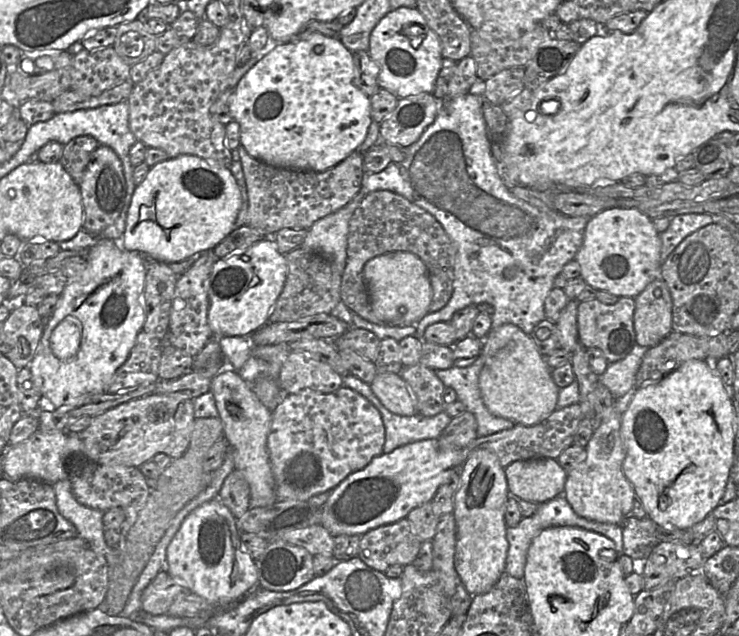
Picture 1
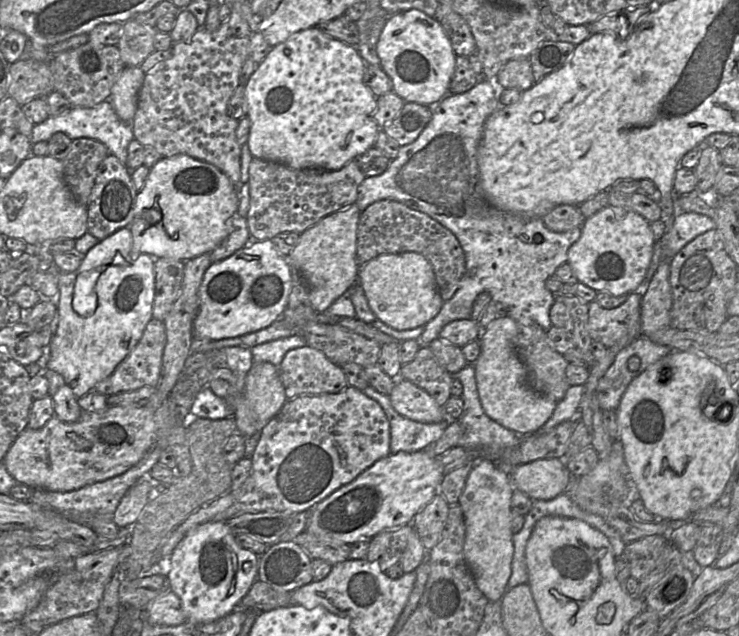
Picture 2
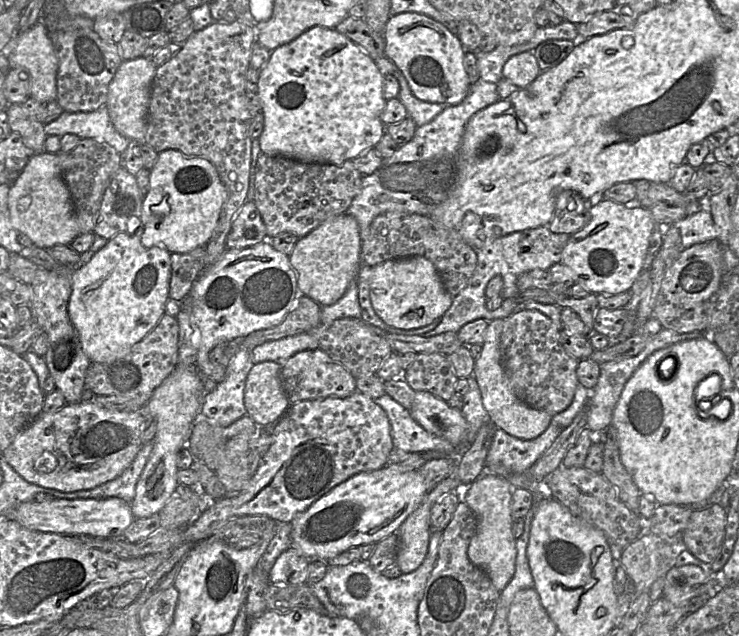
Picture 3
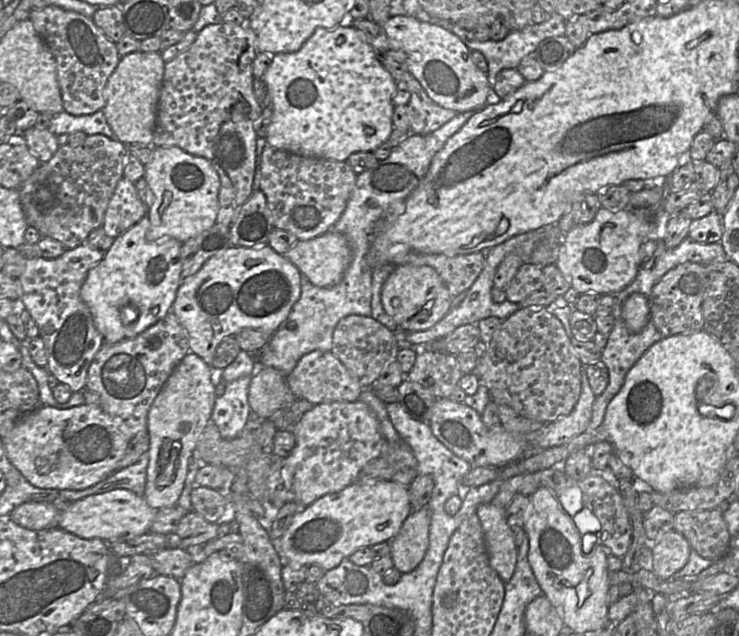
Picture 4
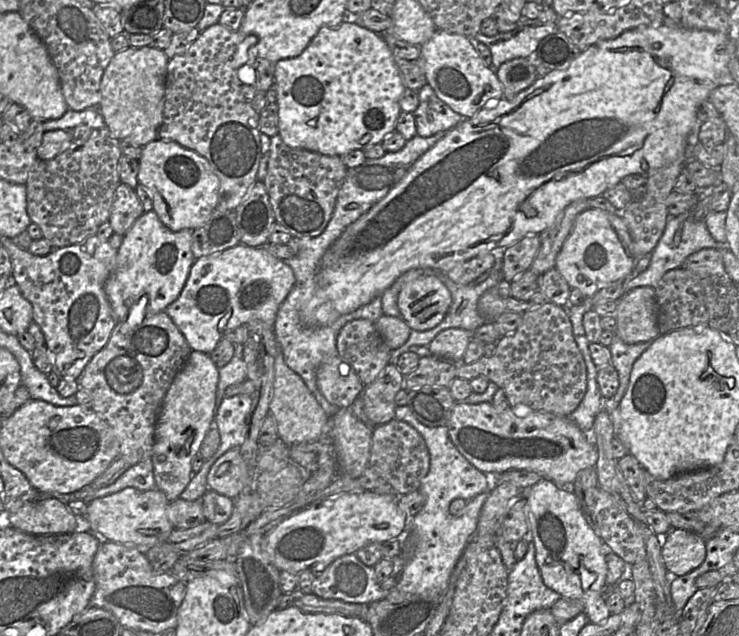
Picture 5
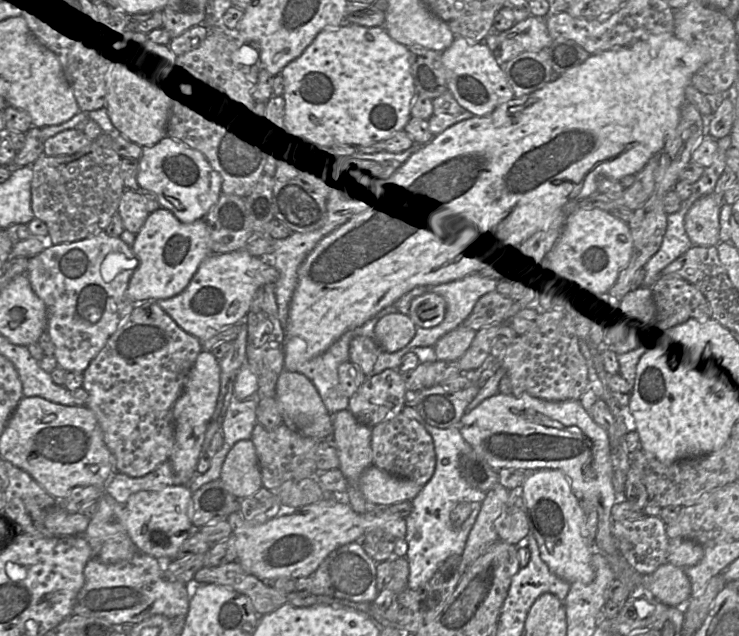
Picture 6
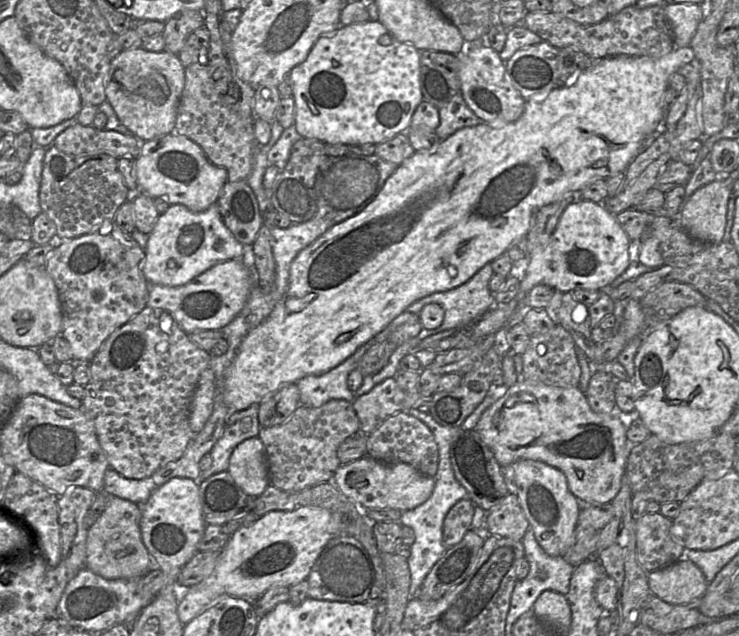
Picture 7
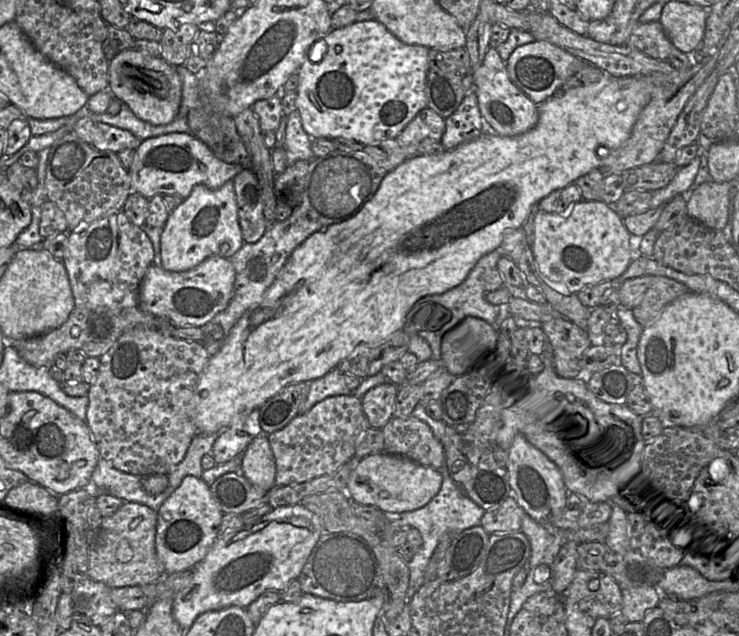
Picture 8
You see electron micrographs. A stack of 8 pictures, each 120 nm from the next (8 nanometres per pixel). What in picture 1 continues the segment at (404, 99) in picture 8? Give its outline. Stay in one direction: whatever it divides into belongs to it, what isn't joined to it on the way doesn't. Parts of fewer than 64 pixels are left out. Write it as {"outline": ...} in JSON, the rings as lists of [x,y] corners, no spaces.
{"outline":[[[312,33],[303,39],[290,39],[287,43],[279,43],[243,75],[229,97],[229,103],[233,121],[240,125],[241,145],[248,154],[266,164],[284,169],[325,171],[336,166],[364,142],[373,120],[370,97],[355,84],[353,53],[343,45],[339,38],[328,37],[320,33]]]}

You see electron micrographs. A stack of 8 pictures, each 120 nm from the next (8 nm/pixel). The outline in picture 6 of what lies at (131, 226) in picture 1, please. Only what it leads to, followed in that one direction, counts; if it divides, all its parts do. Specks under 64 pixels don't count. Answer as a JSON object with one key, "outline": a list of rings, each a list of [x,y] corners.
{"outline":[[[166,136],[149,147],[141,147],[142,155],[138,162],[137,183],[139,187],[154,193],[160,208],[170,211],[181,223],[190,224],[204,219],[221,195],[222,179],[198,150],[188,147],[182,141]]]}

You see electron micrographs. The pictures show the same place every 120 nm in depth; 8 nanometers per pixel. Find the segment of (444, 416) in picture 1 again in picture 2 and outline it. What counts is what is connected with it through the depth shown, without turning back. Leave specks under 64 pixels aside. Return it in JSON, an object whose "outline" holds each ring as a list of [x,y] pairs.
{"outline":[[[370,385],[362,391],[375,400],[384,410],[390,425],[390,454],[400,451],[417,452],[438,441],[450,419],[438,423],[421,423],[400,415],[393,408],[390,398]]]}

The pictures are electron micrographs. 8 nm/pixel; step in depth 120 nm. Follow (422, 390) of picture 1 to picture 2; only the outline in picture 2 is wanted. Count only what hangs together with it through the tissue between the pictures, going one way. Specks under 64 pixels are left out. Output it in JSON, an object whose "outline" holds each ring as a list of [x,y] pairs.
{"outline":[[[421,346],[415,358],[402,365],[399,378],[426,391],[441,407],[444,407],[451,397],[454,377],[440,364],[428,346]]]}

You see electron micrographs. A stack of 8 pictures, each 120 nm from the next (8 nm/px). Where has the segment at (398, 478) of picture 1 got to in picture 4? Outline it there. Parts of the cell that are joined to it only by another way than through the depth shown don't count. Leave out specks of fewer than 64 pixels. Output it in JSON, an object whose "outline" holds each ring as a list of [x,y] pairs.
{"outline":[[[392,480],[356,481],[300,509],[280,537],[279,556],[284,563],[318,565],[327,571],[361,547],[390,542],[411,512],[408,487]]]}

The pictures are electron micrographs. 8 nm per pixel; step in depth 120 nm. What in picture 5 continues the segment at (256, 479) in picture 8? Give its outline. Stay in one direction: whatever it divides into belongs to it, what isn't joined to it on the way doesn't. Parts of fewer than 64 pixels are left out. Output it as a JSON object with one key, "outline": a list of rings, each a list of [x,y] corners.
{"outline":[[[239,447],[223,453],[207,475],[208,488],[229,498],[236,498],[247,484],[248,466],[241,456]]]}

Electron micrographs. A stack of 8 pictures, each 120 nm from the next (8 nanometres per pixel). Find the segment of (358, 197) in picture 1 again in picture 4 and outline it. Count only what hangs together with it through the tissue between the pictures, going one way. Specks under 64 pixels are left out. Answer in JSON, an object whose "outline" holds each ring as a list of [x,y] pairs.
{"outline":[[[332,229],[307,241],[297,240],[283,256],[321,288],[339,284],[352,260],[348,240]]]}

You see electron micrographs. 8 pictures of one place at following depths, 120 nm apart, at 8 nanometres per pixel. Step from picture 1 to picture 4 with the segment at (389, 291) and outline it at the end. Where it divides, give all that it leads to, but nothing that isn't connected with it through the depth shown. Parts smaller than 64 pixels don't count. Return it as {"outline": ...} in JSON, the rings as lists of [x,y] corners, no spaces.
{"outline":[[[402,264],[395,267],[382,286],[385,312],[405,332],[424,331],[439,322],[451,309],[452,297],[438,273],[427,265]]]}

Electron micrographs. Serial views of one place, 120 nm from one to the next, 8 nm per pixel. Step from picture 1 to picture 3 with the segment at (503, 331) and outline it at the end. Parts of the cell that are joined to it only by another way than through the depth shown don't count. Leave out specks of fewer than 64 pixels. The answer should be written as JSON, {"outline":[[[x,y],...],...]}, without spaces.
{"outline":[[[504,319],[489,321],[480,356],[475,360],[473,376],[481,391],[482,403],[490,421],[497,428],[523,440],[531,440],[542,434],[550,424],[552,415],[535,409],[519,399],[509,388],[501,359],[501,333]]]}

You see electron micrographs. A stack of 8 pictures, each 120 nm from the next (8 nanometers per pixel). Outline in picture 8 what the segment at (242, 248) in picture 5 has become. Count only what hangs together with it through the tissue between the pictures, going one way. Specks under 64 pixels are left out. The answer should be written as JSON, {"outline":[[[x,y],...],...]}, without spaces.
{"outline":[[[209,257],[185,272],[170,272],[151,265],[140,285],[138,307],[177,328],[202,327],[228,306],[234,282],[235,270],[226,258]]]}

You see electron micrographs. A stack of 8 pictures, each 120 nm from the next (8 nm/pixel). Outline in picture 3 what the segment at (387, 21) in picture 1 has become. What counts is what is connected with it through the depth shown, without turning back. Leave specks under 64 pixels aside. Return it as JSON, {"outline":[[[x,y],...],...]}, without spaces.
{"outline":[[[416,12],[390,16],[384,31],[385,55],[402,72],[415,97],[430,103],[457,105],[471,83],[464,68],[464,49],[458,37],[442,23]]]}

